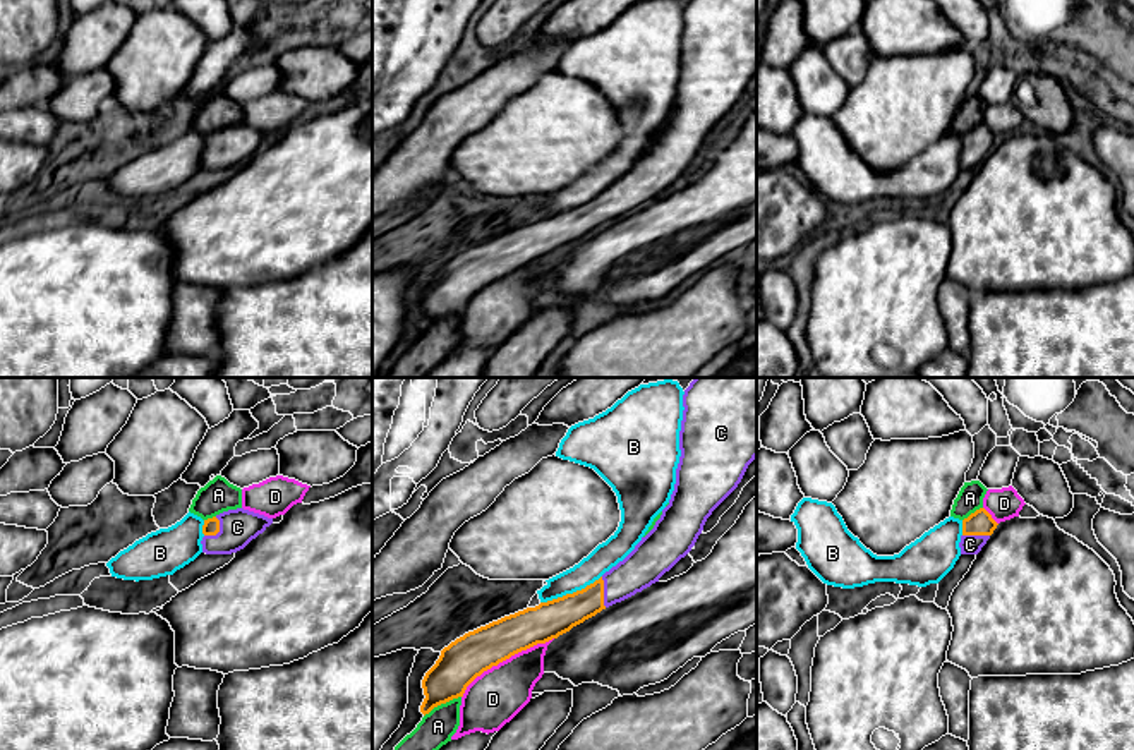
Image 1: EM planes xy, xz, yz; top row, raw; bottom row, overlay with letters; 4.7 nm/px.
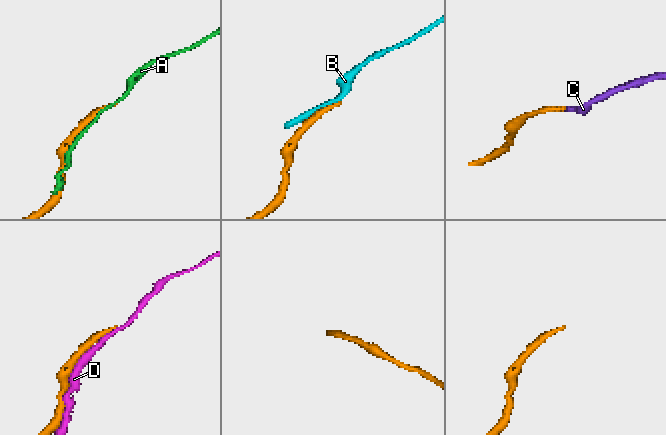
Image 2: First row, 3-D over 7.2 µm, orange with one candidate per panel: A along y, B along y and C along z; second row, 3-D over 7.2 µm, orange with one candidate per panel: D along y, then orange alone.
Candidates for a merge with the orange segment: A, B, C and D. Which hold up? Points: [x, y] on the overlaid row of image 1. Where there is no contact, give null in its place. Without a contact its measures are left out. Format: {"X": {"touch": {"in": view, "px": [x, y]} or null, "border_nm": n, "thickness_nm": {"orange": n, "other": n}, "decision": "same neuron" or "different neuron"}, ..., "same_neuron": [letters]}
{"A": {"touch": {"in": "xz", "px": [441, 702]}, "border_nm": 200, "thickness_nm": {"orange": 200, "other": 160}, "decision": "different neuron"}, "B": {"touch": {"in": "xz", "px": [570, 594]}, "border_nm": 320, "thickness_nm": {"orange": 180, "other": 120}, "decision": "different neuron"}, "C": {"touch": {"in": "xz", "px": [603, 592]}, "border_nm": 150, "thickness_nm": {"orange": 170, "other": 180}, "decision": "same neuron"}, "D": {"touch": {"in": "xz", "px": [505, 659]}, "border_nm": 500, "thickness_nm": {"orange": 200, "other": 260}, "decision": "different neuron"}, "same_neuron": ["C"]}

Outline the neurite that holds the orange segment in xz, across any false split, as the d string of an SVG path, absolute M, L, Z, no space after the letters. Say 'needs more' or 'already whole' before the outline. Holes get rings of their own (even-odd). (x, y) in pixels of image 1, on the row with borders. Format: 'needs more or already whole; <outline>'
needs more; M695 378L685 390L683 407L676 484L654 529L623 561L585 589L504 616L444 647L422 680L424 716L441 704L463 697L467 686L492 666L558 638L602 609L659 582L691 551L707 518L738 487L748 465L757 458L757 378Z

